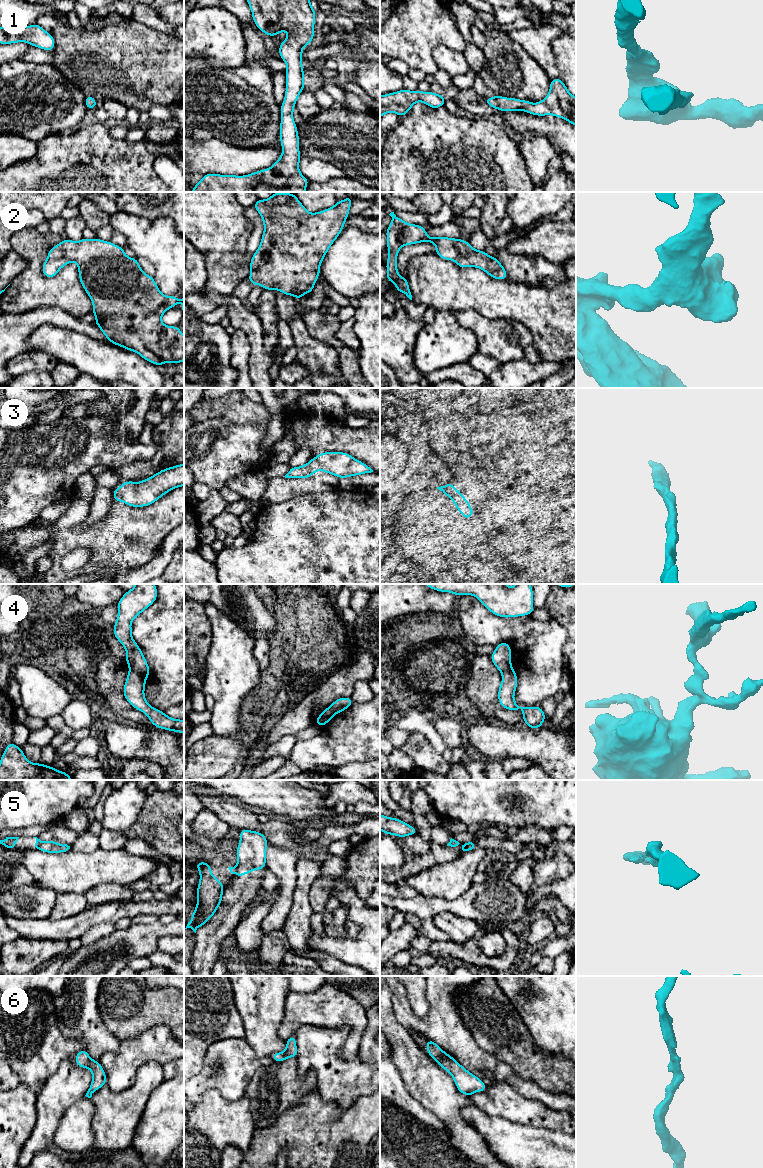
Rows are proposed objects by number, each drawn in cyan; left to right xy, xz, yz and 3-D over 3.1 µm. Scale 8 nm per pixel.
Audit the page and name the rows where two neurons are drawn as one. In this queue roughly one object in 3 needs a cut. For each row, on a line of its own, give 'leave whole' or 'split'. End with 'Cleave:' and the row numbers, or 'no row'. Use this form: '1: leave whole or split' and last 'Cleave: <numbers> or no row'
1: leave whole
2: leave whole
3: leave whole
4: split
5: split
6: leave whole
Cleave: 4, 5

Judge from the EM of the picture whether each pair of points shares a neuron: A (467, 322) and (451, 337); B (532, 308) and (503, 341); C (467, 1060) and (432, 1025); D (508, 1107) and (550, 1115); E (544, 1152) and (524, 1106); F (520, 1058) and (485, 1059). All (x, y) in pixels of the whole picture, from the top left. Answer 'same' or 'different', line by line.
A: different
B: different
C: same
D: same
E: different
F: different

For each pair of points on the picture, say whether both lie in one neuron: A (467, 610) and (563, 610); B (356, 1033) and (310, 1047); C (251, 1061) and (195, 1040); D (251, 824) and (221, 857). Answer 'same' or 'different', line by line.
A: different
B: different
C: different
D: different

